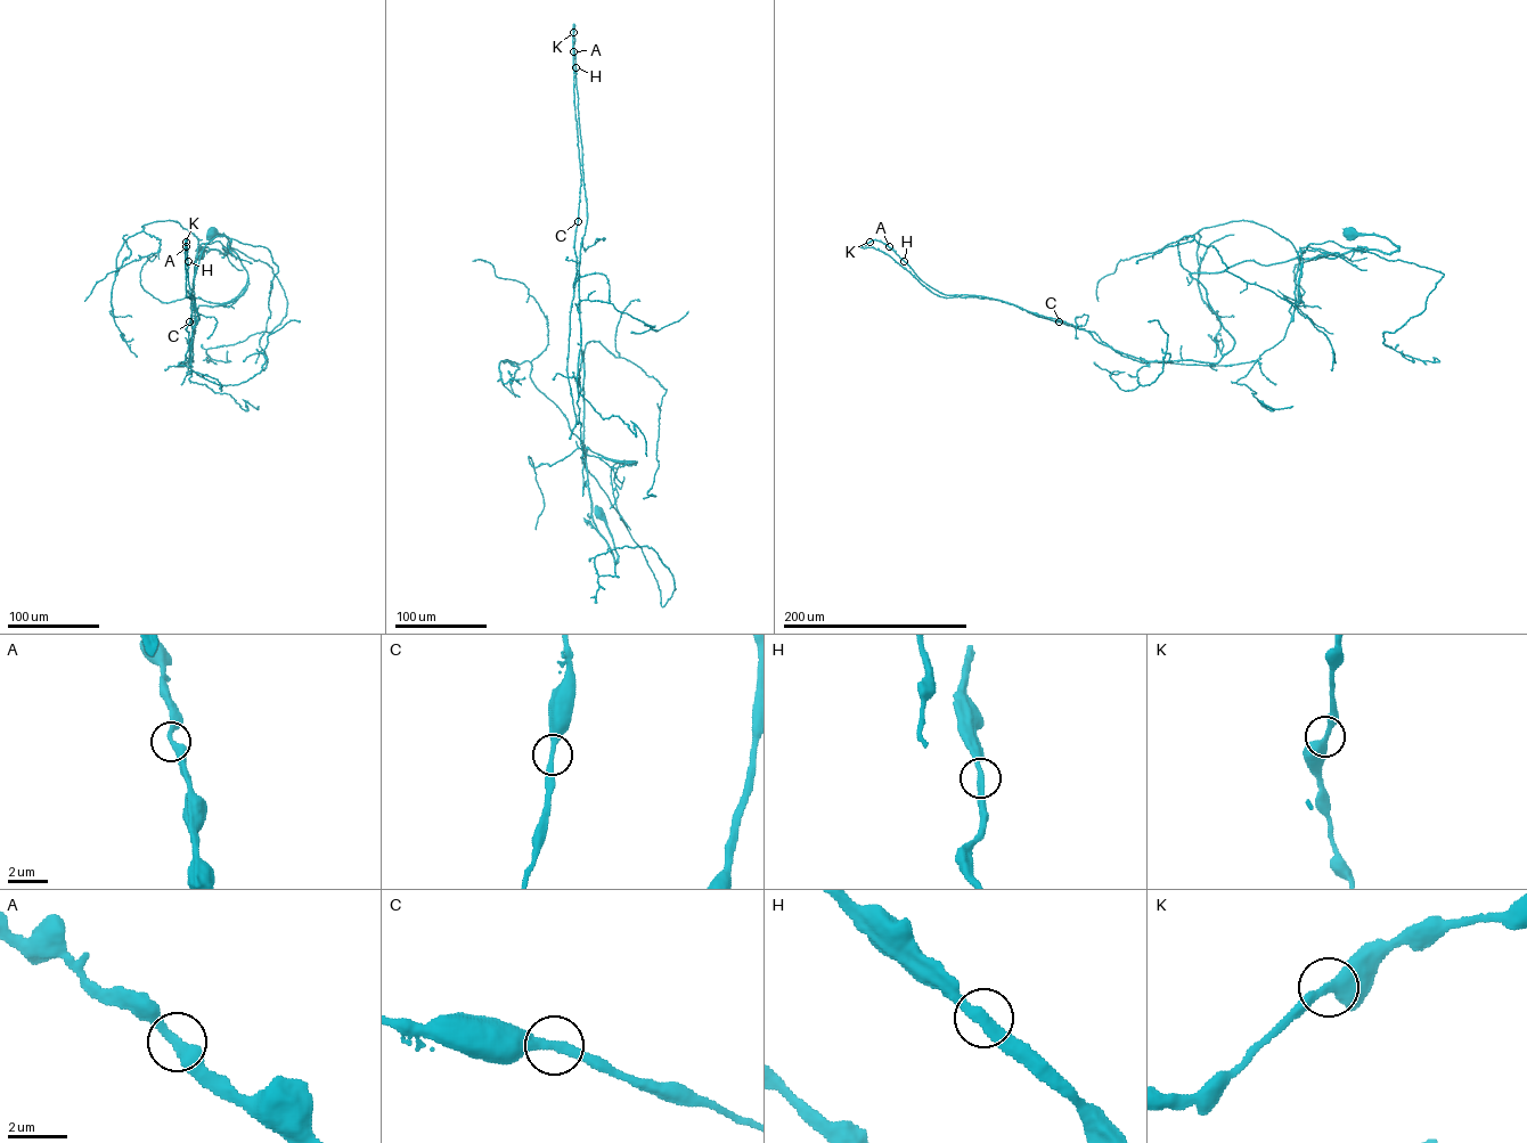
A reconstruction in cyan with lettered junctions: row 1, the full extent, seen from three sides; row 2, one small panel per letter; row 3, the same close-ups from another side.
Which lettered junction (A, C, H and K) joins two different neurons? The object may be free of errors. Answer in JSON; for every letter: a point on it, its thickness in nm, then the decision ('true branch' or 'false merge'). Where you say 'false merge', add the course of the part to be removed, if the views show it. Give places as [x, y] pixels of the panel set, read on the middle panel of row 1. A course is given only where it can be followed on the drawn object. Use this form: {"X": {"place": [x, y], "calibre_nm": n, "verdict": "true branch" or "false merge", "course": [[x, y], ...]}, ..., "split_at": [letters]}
{"A": {"place": [573, 51], "calibre_nm": 320, "verdict": "true branch"}, "C": {"place": [578, 221], "calibre_nm": 300, "verdict": "true branch"}, "H": {"place": [576, 67], "calibre_nm": 320, "verdict": "true branch"}, "K": {"place": [573, 32], "calibre_nm": 440, "verdict": "true branch"}, "split_at": []}

